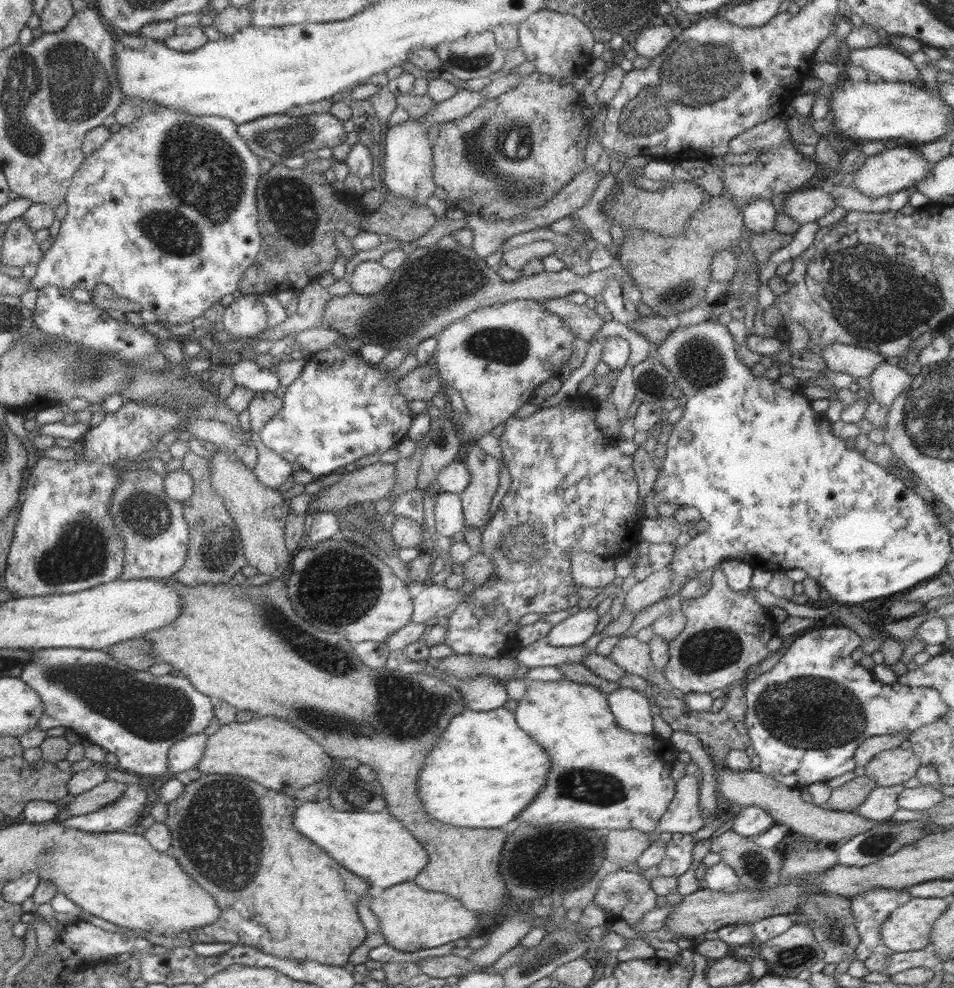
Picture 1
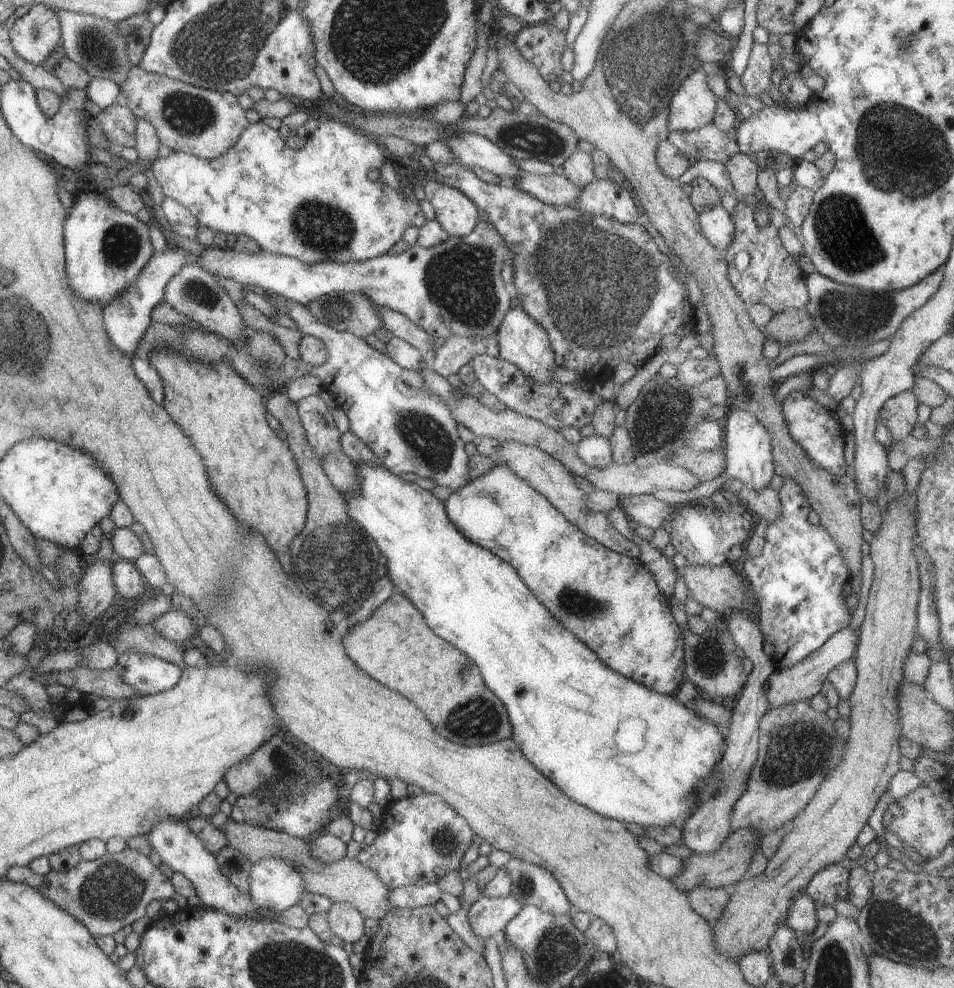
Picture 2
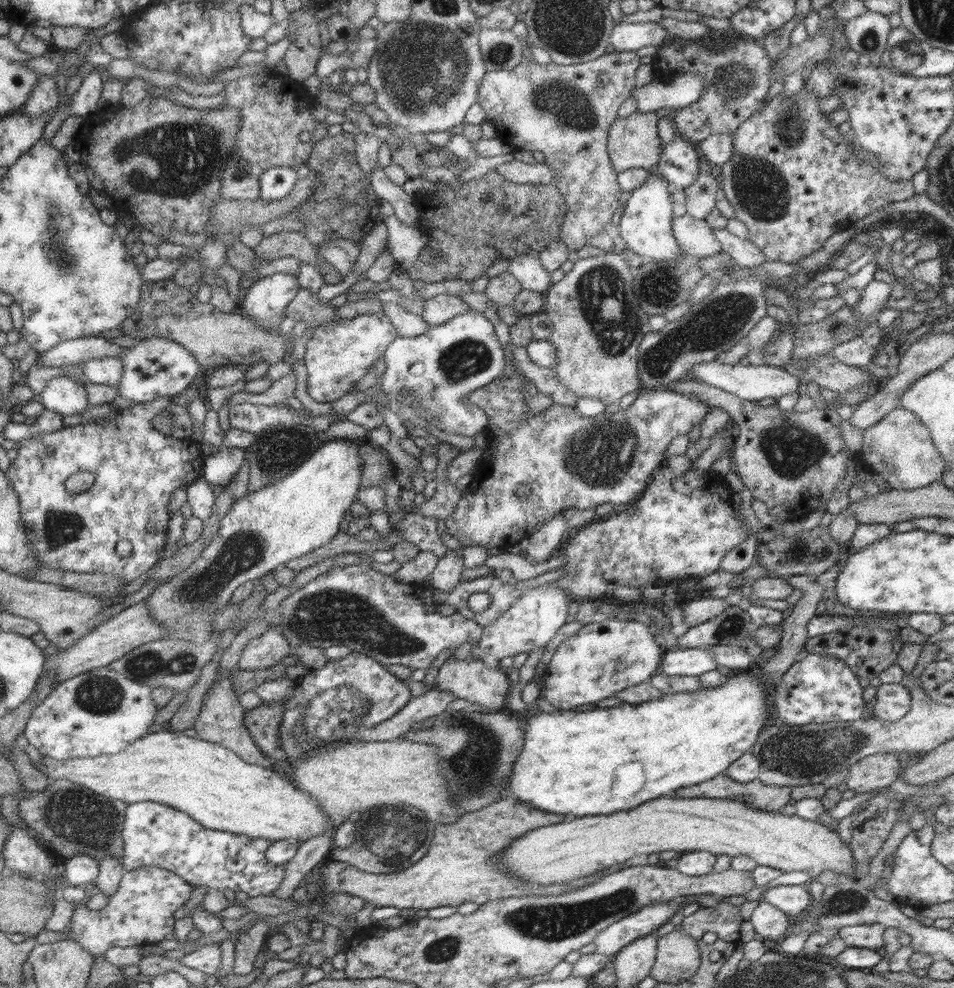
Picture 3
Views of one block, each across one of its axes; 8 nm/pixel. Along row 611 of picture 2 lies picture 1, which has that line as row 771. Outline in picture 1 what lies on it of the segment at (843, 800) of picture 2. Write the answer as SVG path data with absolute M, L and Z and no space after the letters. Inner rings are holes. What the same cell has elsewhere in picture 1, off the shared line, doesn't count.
M893 748L879 752L865 764L864 776L875 782L876 787L903 785L916 776L920 768L918 759L909 749Z

